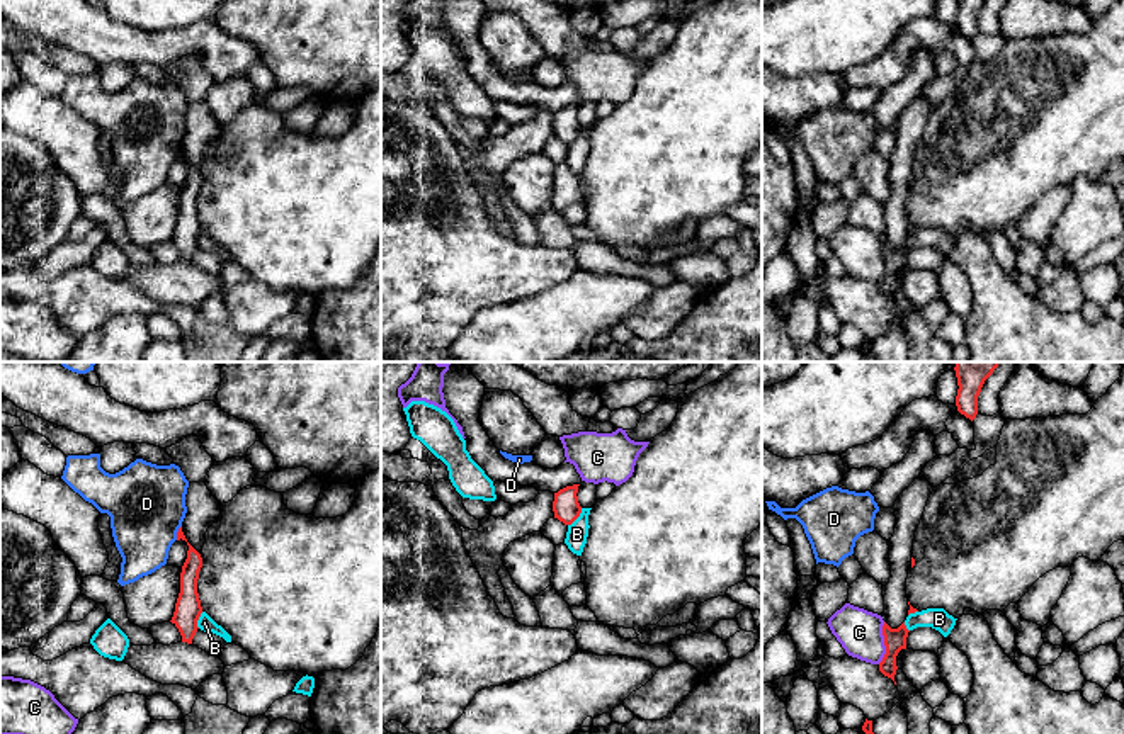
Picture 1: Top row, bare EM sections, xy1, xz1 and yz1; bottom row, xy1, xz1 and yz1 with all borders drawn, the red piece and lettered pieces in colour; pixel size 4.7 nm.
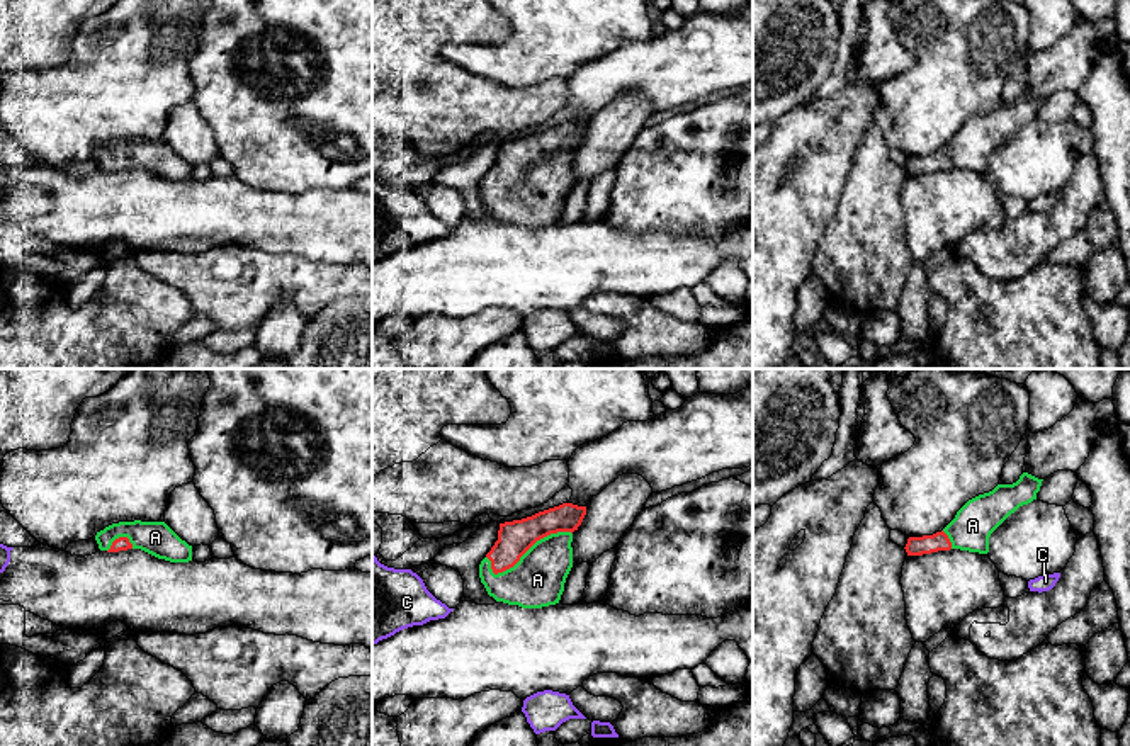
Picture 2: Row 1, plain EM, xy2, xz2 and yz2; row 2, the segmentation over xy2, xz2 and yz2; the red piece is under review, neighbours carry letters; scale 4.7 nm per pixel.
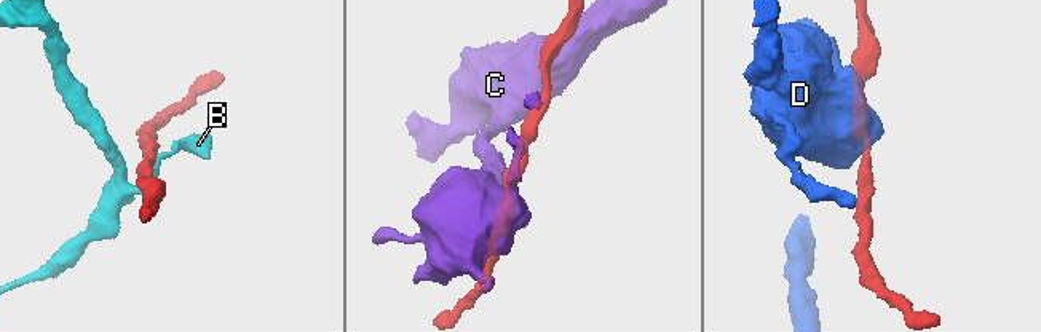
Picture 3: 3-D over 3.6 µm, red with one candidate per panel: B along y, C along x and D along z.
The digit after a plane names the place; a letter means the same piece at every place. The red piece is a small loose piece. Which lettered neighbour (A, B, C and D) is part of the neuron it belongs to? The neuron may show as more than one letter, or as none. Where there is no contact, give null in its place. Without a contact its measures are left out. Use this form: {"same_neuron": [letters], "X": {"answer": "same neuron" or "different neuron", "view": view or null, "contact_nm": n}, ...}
{"same_neuron": ["A"], "A": {"answer": "same neuron", "view": "xz2", "contact_nm": 420}, "B": {"answer": "different neuron", "view": "xz1", "contact_nm": 110}, "C": {"answer": "different neuron", "view": "yz1", "contact_nm": 200}, "D": {"answer": "different neuron", "view": "xy1", "contact_nm": 80}}

